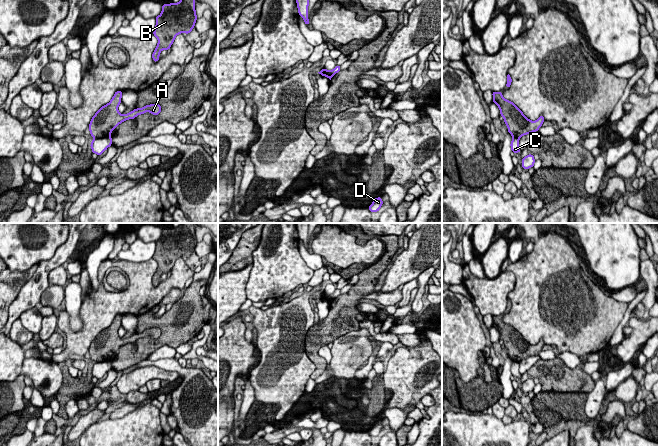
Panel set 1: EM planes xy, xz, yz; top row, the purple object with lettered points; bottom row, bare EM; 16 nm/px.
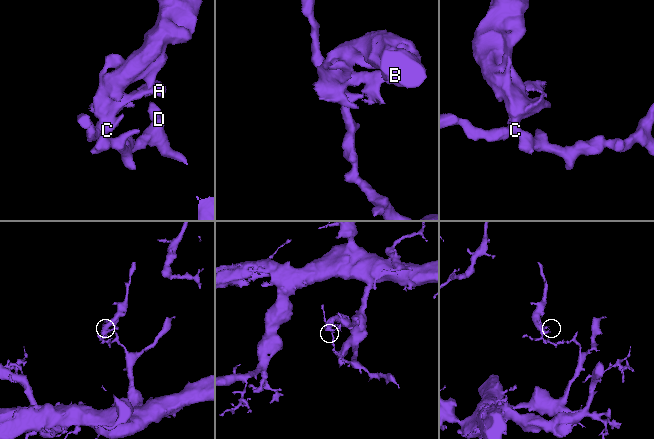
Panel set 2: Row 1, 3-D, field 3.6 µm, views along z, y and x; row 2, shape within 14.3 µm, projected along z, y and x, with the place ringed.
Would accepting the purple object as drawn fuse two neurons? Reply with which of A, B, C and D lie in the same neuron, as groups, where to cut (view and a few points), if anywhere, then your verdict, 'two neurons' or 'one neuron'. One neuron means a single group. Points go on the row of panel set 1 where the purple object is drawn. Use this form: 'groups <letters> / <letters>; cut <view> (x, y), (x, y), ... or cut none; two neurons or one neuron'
groups A B / C D; cut xy (109, 135), (95, 139); two neurons

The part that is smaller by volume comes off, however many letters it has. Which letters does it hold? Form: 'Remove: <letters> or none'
Remove: A, B

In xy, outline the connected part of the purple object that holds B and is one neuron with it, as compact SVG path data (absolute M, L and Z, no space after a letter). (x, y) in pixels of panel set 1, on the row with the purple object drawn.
M180 0L178 3L162 5L162 12L156 18L156 26L153 35L158 39L158 44L152 54L154 62L159 60L160 52L164 49L170 50L175 37L185 32L189 34L195 26L197 15L195 11L195 0Z

